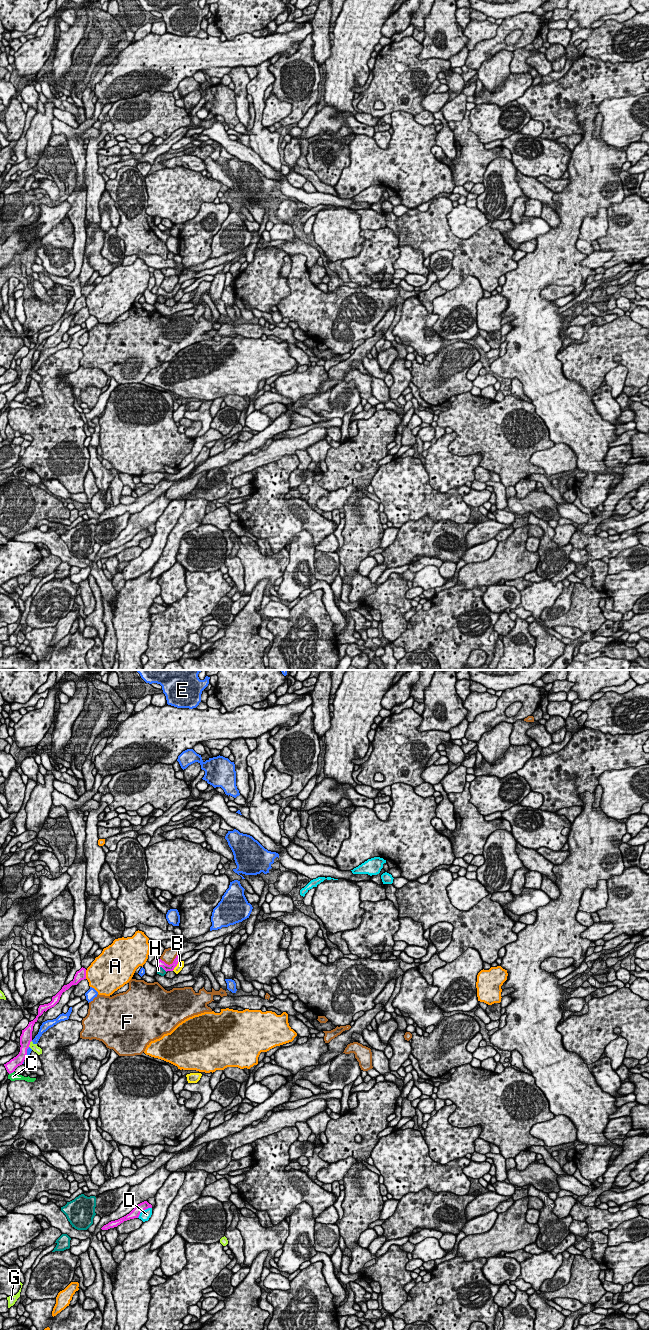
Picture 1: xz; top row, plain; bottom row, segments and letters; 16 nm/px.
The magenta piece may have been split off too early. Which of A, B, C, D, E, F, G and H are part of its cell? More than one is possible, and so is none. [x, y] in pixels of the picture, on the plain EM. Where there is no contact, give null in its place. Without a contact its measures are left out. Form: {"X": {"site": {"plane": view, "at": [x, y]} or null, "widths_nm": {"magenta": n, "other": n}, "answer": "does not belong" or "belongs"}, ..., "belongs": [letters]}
{"A": {"site": {"plane": "xz", "at": [85, 302]}, "widths_nm": {"magenta": 160, "other": 460}, "answer": "does not belong"}, "B": {"site": {"plane": "xz", "at": [176, 293]}, "widths_nm": {"magenta": 120, "other": 120}, "answer": "does not belong"}, "C": {"site": {"plane": "xz", "at": [11, 400]}, "widths_nm": {"magenta": 170, "other": 130}, "answer": "does not belong"}, "D": {"site": {"plane": "xz", "at": [143, 538]}, "widths_nm": {"magenta": 140, "other": 160}, "answer": "does not belong"}, "E": {"site": {"plane": "xz", "at": [26, 380]}, "widths_nm": {"magenta": 190, "other": 70}, "answer": "does not belong"}, "F": {"site": {"plane": "xz", "at": [170, 292]}, "widths_nm": {"magenta": 120, "other": 220}, "answer": "does not belong"}, "G": {"site": {"plane": "xz", "at": [29, 371]}, "widths_nm": {"magenta": 190, "other": 120}, "answer": "does not belong"}, "H": {"site": {"plane": "xz", "at": [163, 296]}, "widths_nm": {"magenta": 120, "other": 120}, "answer": "does not belong"}, "belongs": []}

